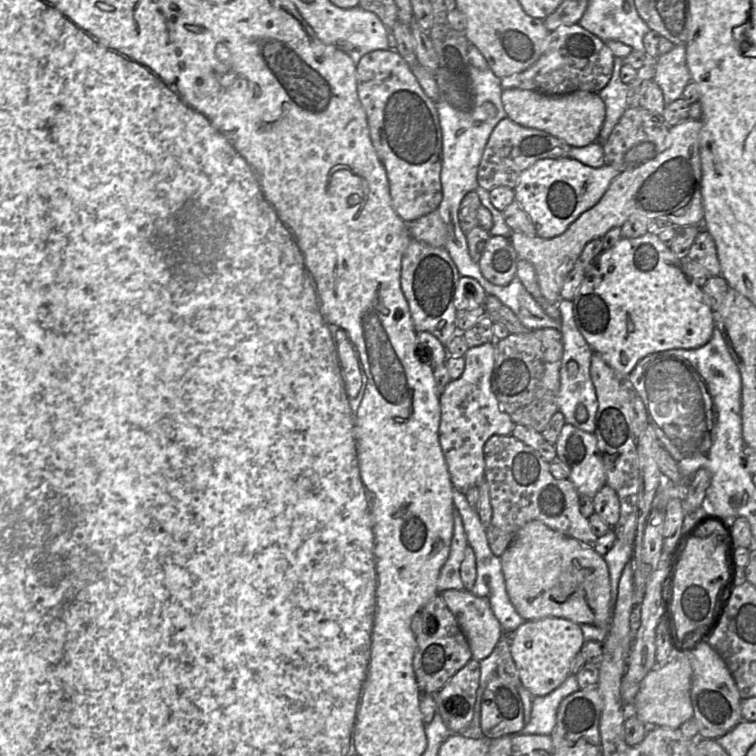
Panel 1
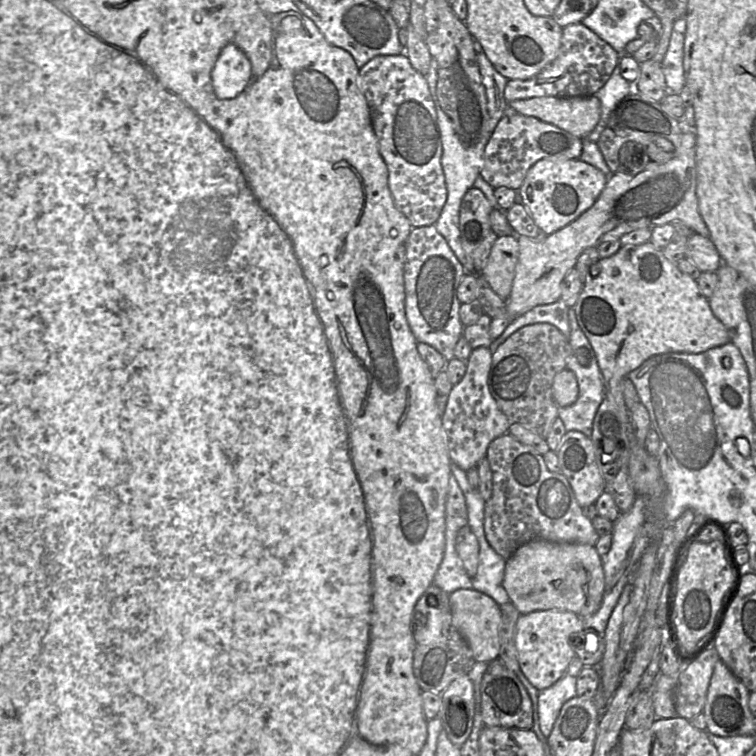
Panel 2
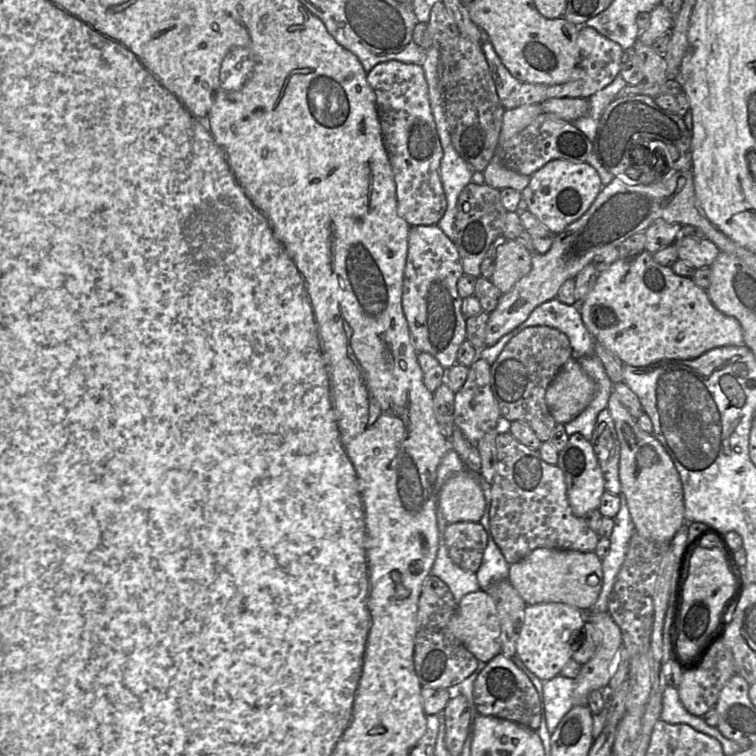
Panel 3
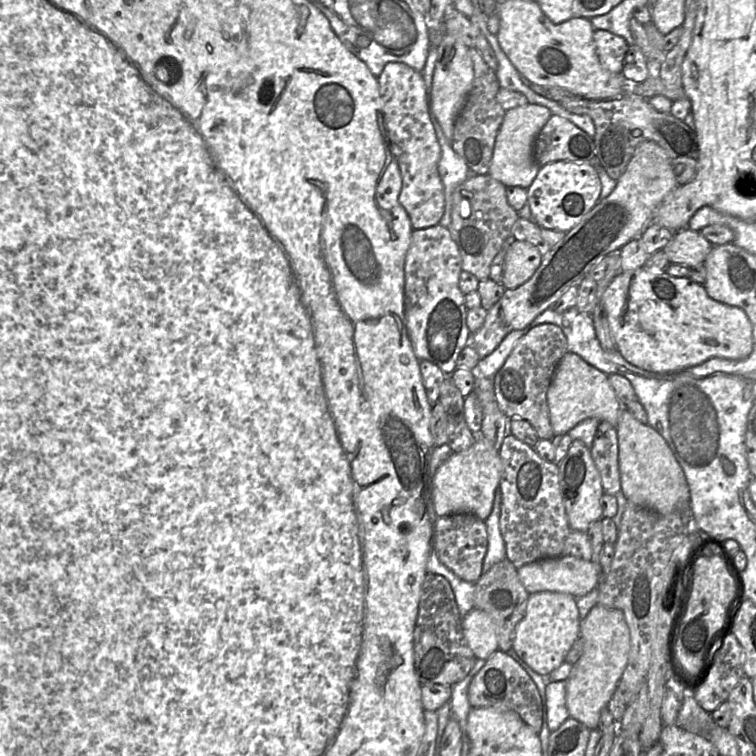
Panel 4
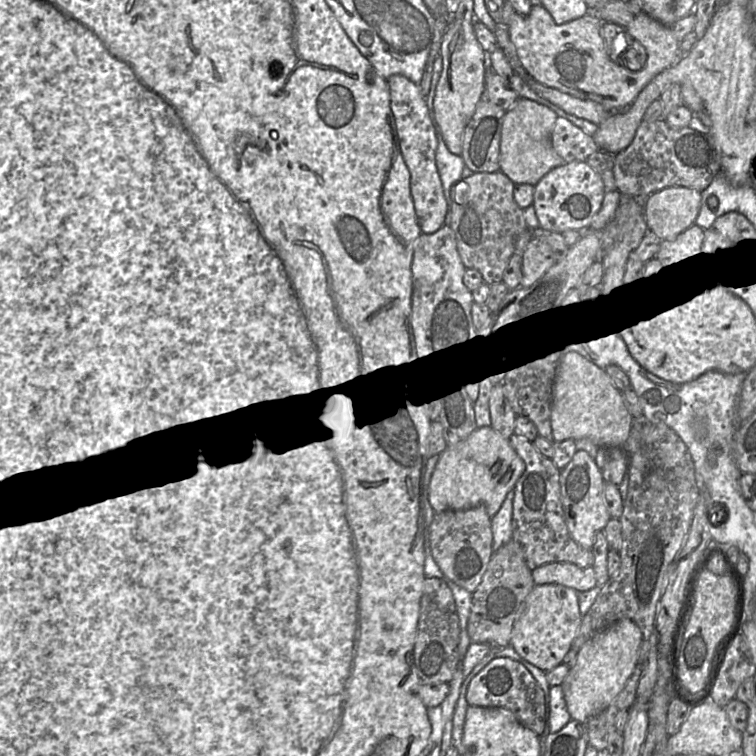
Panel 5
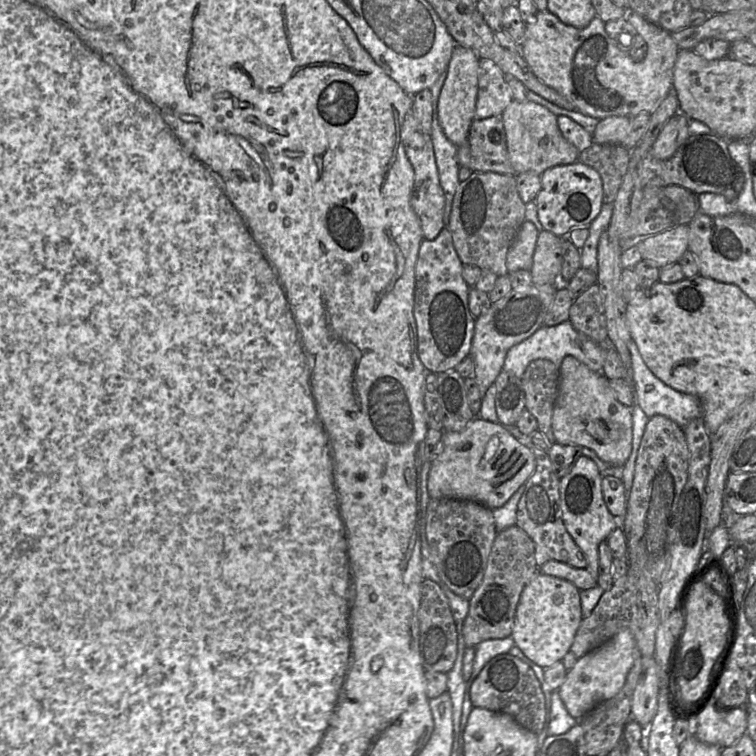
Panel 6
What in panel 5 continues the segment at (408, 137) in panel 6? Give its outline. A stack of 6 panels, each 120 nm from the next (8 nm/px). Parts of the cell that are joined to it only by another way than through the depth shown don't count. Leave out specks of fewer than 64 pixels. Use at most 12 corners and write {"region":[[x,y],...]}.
{"region":[[399,74],[386,81],[422,233],[445,225],[438,142],[427,101]]}

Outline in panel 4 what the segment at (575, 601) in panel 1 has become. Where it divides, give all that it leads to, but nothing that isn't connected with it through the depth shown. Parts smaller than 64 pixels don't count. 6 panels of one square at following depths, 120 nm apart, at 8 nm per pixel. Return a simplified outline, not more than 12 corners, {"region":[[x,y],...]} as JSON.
{"region":[[575,556],[517,569],[529,594],[575,598],[595,589],[601,565]]}

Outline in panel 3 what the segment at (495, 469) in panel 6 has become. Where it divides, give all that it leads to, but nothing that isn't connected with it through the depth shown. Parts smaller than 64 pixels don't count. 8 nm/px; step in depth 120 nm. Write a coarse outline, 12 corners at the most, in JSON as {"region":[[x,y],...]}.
{"region":[[468,470],[437,492],[445,521],[479,522],[485,496]]}

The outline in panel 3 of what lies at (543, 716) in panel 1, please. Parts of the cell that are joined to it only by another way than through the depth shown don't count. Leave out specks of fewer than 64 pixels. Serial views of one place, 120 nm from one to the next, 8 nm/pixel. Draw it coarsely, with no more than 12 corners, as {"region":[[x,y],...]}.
{"region":[[558,675],[543,682],[548,731],[574,706],[575,679]]}

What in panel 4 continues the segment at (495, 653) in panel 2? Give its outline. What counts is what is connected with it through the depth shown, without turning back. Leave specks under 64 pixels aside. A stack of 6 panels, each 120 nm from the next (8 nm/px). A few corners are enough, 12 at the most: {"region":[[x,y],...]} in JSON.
{"region":[[473,608],[462,629],[477,659],[499,650],[497,627]]}

